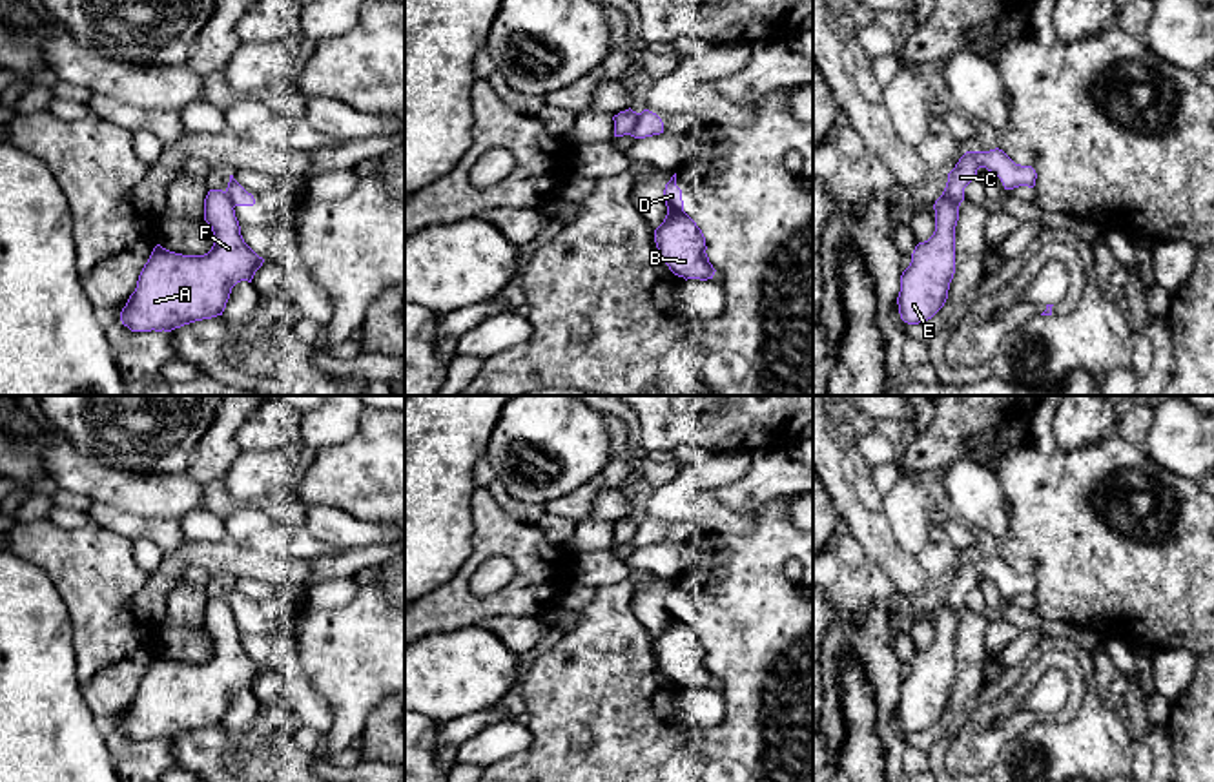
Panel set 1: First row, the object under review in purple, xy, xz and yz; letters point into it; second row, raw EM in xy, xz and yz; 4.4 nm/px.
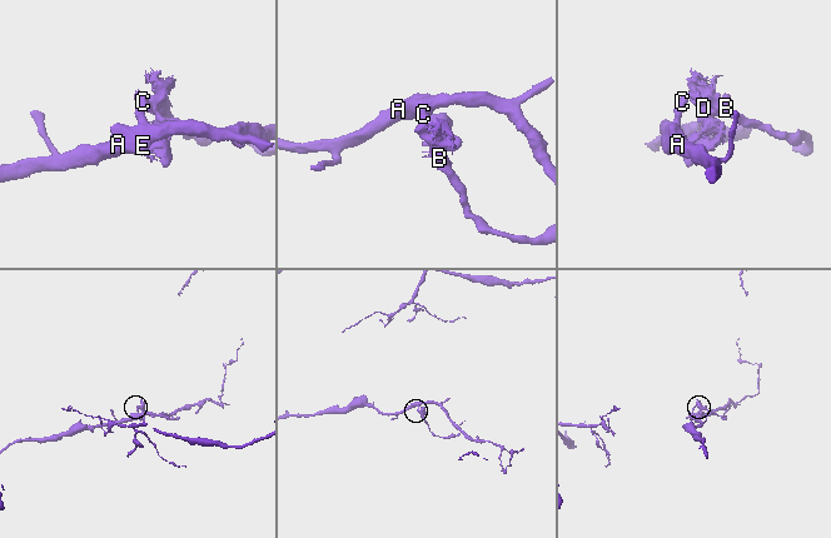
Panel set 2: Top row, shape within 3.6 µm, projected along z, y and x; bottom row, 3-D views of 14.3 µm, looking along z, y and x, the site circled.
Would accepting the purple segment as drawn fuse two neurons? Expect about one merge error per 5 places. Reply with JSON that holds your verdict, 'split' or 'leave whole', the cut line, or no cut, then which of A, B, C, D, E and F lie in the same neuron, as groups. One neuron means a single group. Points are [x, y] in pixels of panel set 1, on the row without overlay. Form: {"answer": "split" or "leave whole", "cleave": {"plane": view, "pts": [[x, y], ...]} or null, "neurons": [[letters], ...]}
{"answer": "split", "cleave": {"plane": "xz", "pts": [[638, 522], [627, 542]]}, "neurons": [["A", "E", "F"], ["B", "C", "D"]]}

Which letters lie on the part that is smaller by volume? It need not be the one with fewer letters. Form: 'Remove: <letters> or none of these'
Remove: B, C, D

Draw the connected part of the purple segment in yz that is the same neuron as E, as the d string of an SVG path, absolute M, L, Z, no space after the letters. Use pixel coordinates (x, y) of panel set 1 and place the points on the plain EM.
M941 603L933 618L935 640L915 654L911 671L900 684L897 713L900 727L908 733L924 731L944 715L955 682L959 612Z

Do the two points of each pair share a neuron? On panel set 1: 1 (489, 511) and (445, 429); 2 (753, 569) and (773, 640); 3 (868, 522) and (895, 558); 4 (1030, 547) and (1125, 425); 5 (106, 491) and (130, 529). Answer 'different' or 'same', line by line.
1: different
2: same
3: same
4: different
5: different

